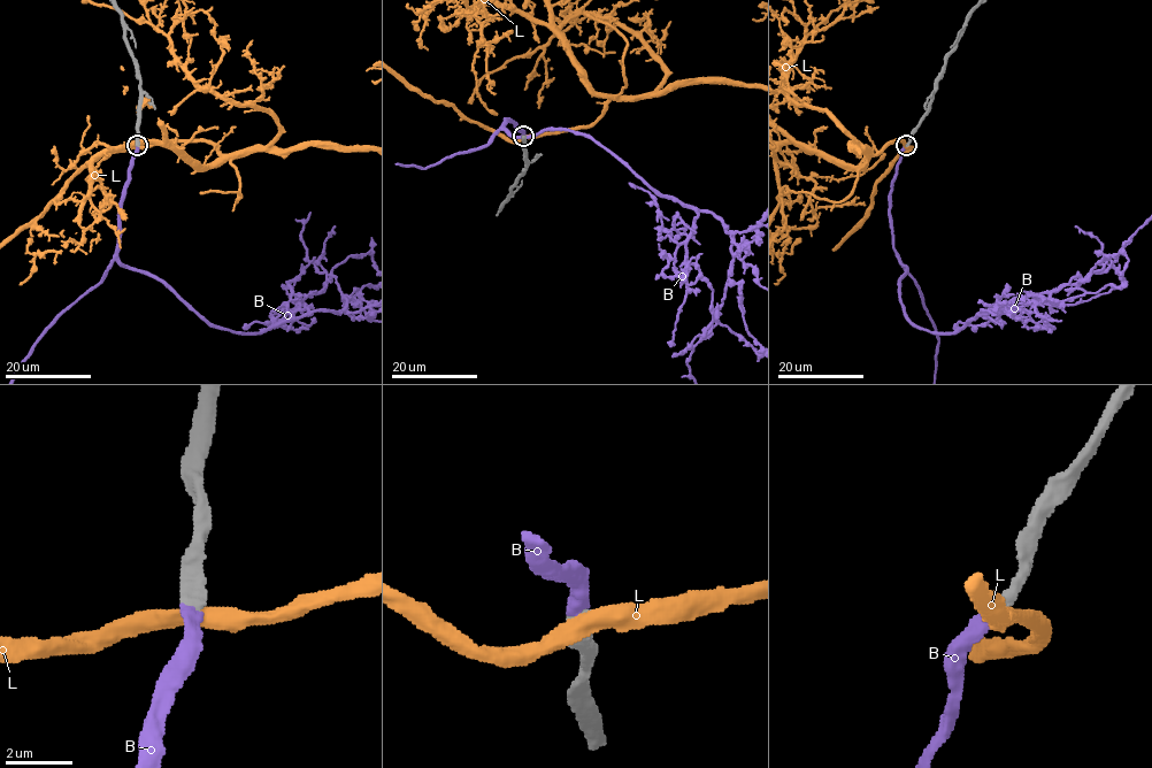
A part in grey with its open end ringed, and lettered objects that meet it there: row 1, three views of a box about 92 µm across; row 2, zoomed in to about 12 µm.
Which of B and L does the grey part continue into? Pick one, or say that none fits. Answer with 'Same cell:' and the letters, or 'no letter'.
Same cell: B

